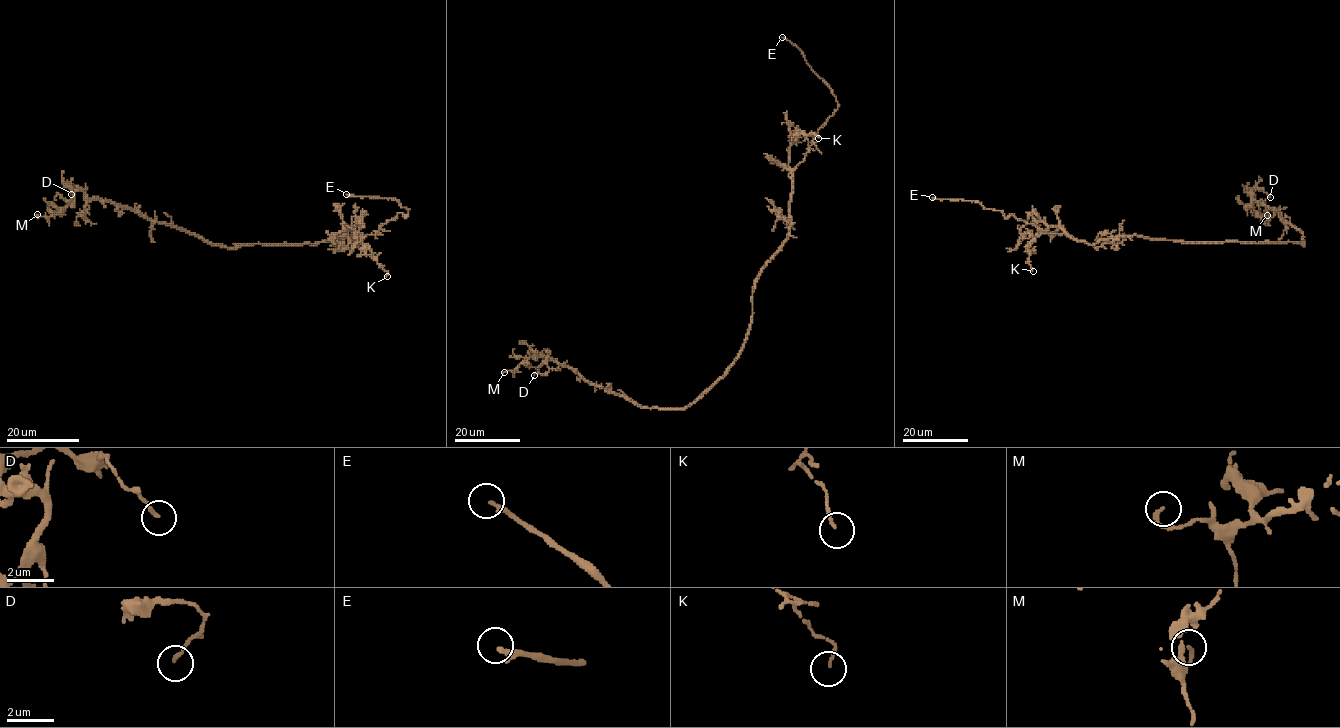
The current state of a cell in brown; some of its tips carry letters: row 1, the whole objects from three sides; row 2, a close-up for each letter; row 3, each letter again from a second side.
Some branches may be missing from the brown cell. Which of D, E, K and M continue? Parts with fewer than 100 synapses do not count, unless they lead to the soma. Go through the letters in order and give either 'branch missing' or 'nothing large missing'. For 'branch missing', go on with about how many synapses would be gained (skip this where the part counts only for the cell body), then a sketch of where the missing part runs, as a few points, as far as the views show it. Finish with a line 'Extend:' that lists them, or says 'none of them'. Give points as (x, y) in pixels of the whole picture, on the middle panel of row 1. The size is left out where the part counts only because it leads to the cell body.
D: nothing large missing
E: branch missing
K: nothing large missing
M: nothing large missing
Extend: E

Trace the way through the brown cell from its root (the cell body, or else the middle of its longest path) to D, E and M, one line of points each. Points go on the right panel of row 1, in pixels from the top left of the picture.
D: (1213, 242), (1303, 245), (1303, 235), (1294, 226), (1275, 210), (1254, 202), (1247, 192), (1257, 187), (1270, 197)
E: (1213, 242), (1131, 235), (1088, 244), (1065, 234), (1048, 234), (978, 202), (932, 197)
M: (1213, 242), (1303, 245), (1303, 235), (1294, 226), (1254, 202), (1251, 194), (1252, 208), (1267, 215)

